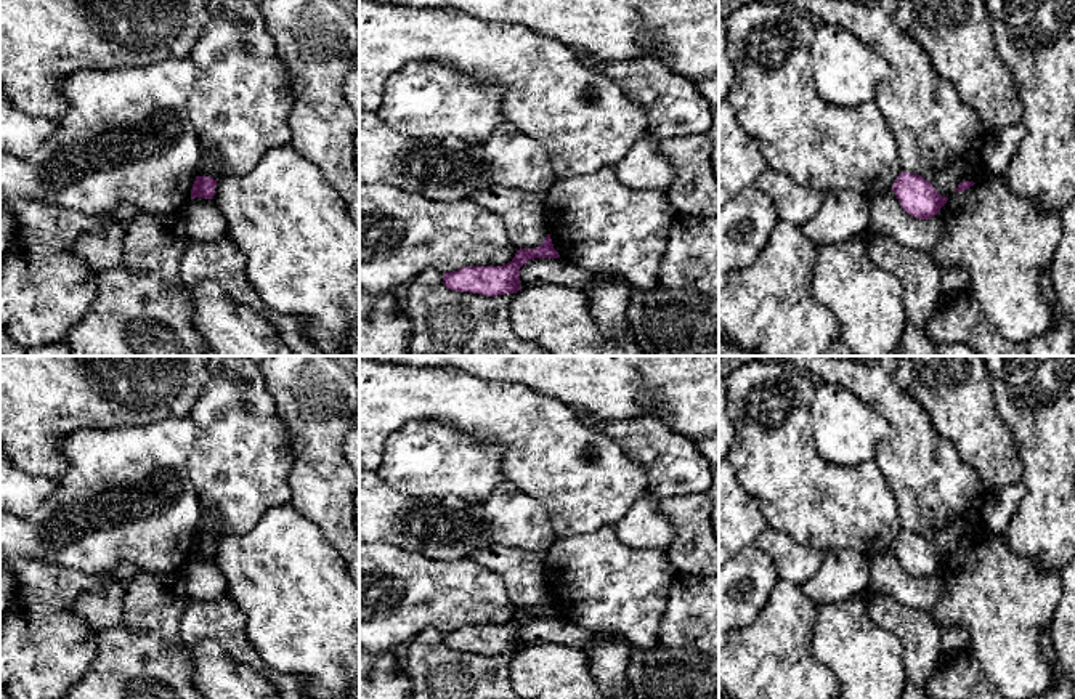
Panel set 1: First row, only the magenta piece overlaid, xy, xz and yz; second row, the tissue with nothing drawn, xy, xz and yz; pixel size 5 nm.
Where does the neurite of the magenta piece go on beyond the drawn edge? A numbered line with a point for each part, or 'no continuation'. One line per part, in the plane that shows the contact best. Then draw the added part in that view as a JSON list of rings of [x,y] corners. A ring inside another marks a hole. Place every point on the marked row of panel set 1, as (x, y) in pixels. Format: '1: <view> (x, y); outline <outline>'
no continuation

